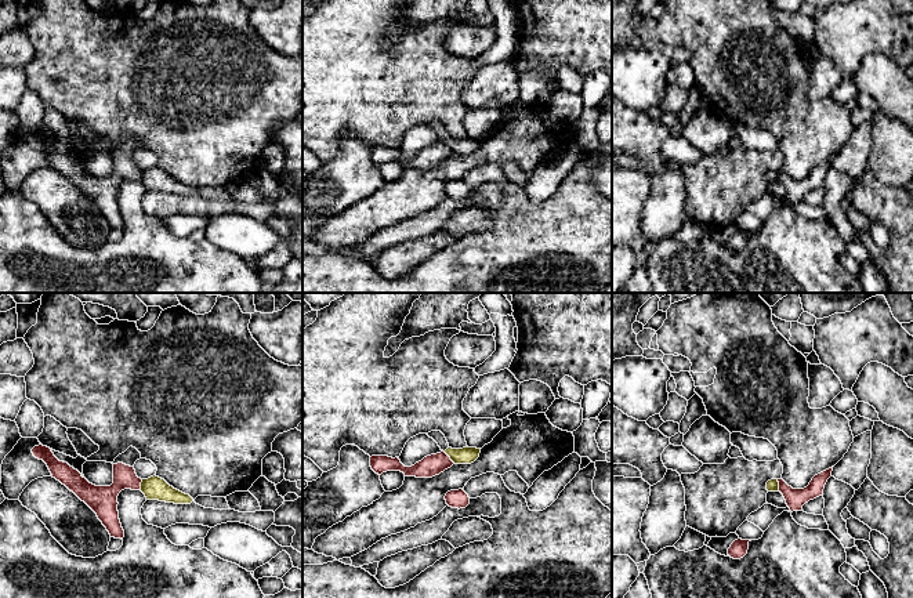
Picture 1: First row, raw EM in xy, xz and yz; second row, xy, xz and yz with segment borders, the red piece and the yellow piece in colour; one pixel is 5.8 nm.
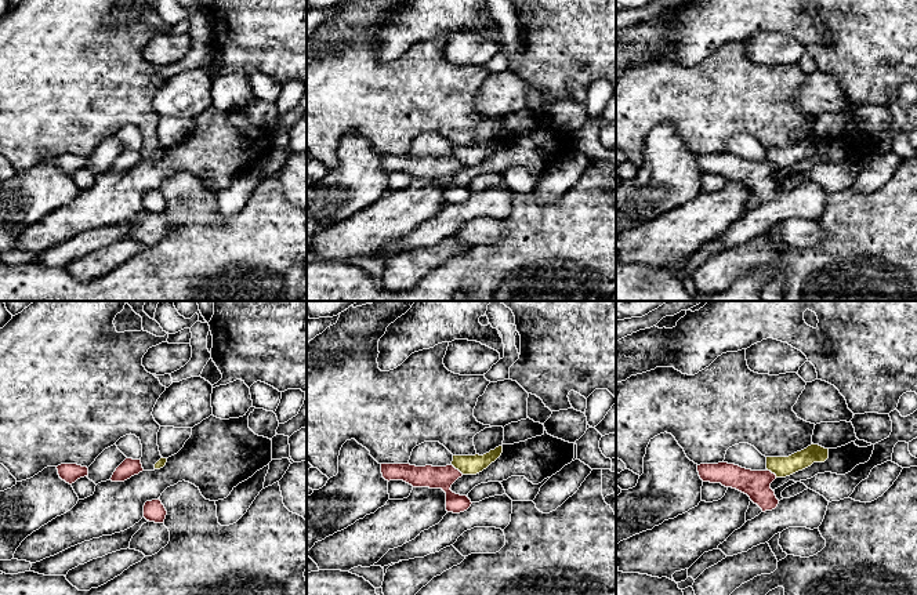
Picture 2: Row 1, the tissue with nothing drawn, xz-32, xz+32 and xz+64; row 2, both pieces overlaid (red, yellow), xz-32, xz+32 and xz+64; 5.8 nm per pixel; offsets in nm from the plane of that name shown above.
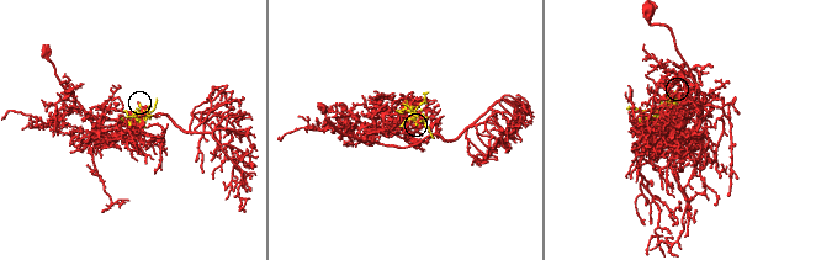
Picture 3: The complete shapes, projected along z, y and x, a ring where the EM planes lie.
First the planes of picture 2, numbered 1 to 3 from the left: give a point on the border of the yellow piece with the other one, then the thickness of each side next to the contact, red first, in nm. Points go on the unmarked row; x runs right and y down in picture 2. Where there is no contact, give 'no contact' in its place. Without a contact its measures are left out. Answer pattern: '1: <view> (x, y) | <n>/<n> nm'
1: no contact
2: xz+32 (457, 160) | 130/110 nm
3: xz+64 (771, 163) | 160/120 nm

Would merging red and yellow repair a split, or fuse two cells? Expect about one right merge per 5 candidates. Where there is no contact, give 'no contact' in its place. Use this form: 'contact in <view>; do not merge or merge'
contact in xz; do not merge

